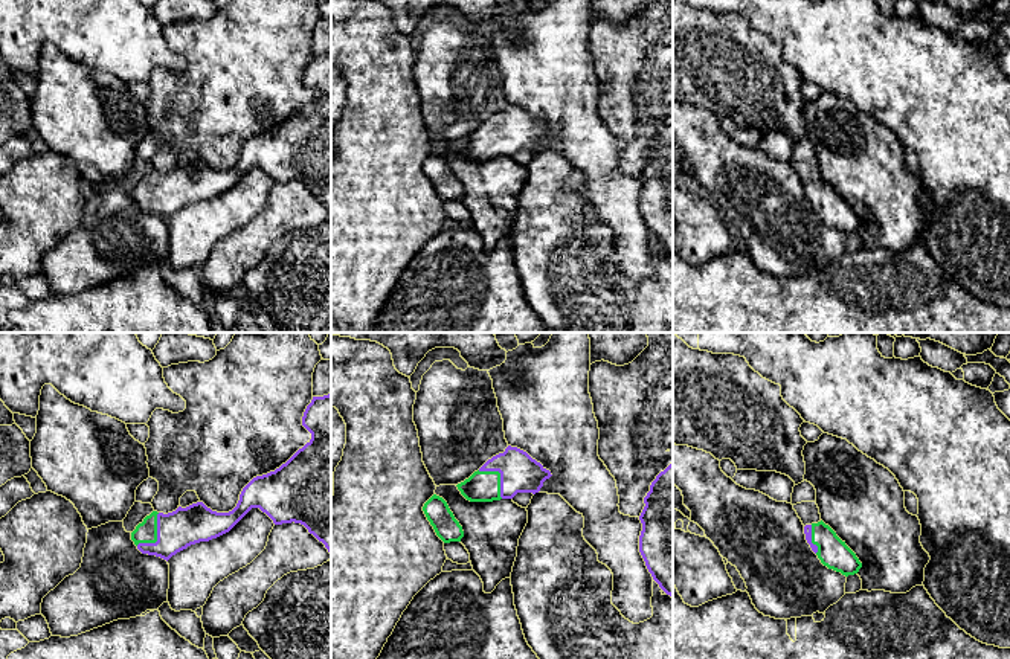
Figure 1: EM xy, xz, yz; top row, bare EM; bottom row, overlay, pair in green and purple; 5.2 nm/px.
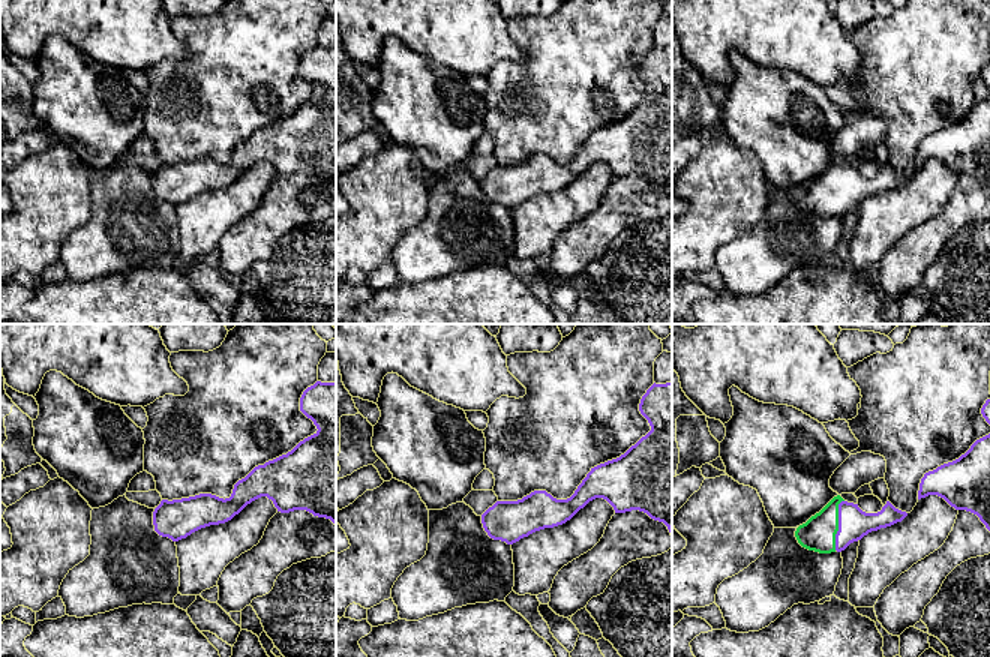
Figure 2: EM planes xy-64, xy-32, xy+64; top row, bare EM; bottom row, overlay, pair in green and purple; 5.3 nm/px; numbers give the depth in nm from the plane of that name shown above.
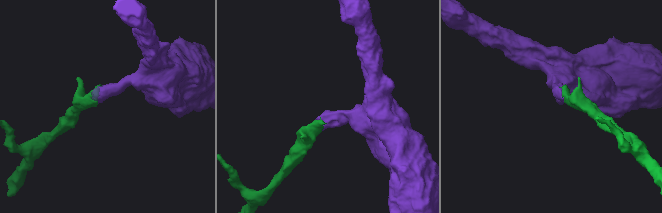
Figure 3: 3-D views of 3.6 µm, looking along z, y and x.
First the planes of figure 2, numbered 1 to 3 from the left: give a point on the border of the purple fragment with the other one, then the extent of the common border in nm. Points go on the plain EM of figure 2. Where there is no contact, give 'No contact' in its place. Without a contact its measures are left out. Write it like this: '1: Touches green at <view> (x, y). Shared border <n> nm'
1: No contact
2: No contact
3: Touches green at xy+64 (837, 189). Shared border 280 nm

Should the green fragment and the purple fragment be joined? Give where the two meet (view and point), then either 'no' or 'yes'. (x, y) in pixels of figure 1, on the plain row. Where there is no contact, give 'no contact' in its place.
xy (156, 196) | yes

